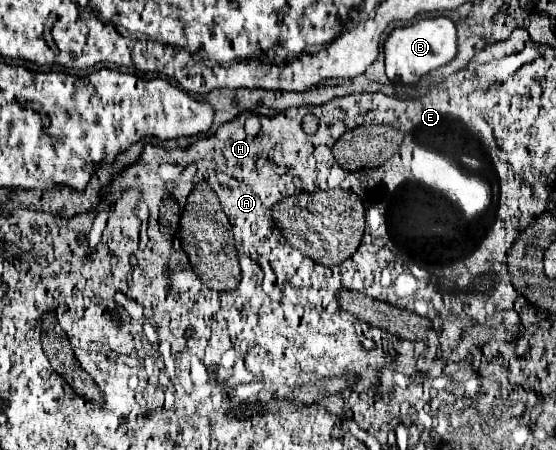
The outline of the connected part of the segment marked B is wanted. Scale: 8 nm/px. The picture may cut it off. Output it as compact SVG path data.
M439 16L431 20L421 20L405 28L395 28L385 42L385 70L387 78L397 84L397 78L405 86L415 86L421 76L449 64L457 54L457 34L449 18Z

